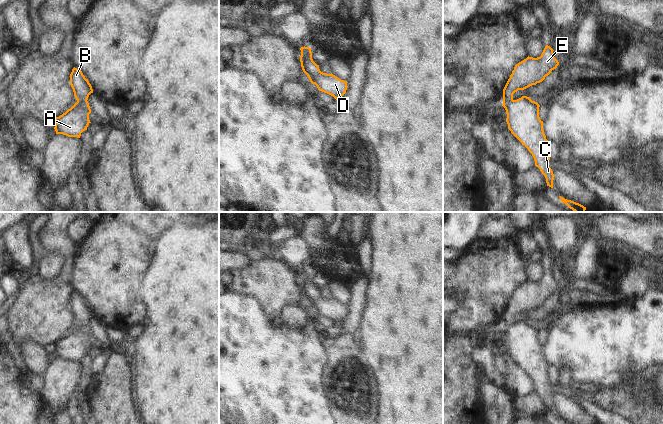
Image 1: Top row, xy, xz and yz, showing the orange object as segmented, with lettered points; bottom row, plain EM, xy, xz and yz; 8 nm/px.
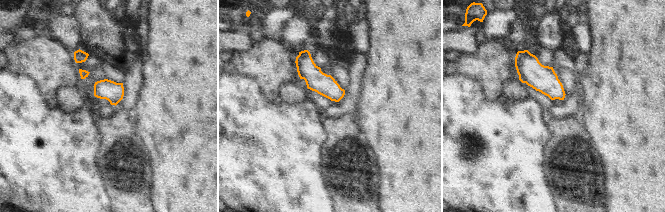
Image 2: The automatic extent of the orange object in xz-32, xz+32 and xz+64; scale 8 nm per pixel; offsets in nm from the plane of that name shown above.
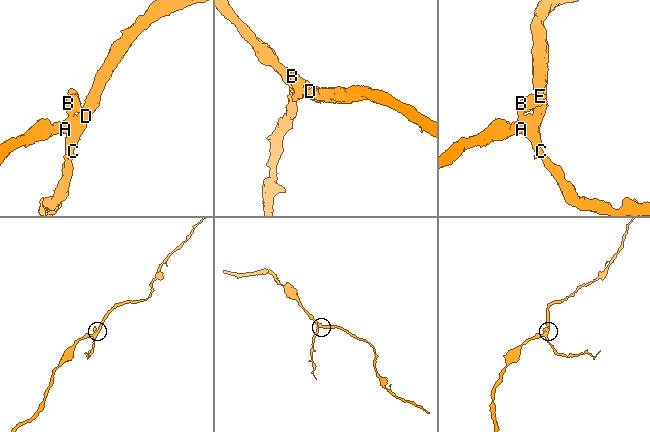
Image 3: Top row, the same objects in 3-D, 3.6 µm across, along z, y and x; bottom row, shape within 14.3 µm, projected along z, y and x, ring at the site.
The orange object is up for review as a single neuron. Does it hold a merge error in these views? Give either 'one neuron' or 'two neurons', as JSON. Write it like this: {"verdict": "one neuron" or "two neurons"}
{"verdict": "two neurons"}

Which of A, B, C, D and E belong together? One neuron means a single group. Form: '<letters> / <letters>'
A C D / B E

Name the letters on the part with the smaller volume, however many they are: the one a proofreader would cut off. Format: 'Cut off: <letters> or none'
Cut off: B, E

